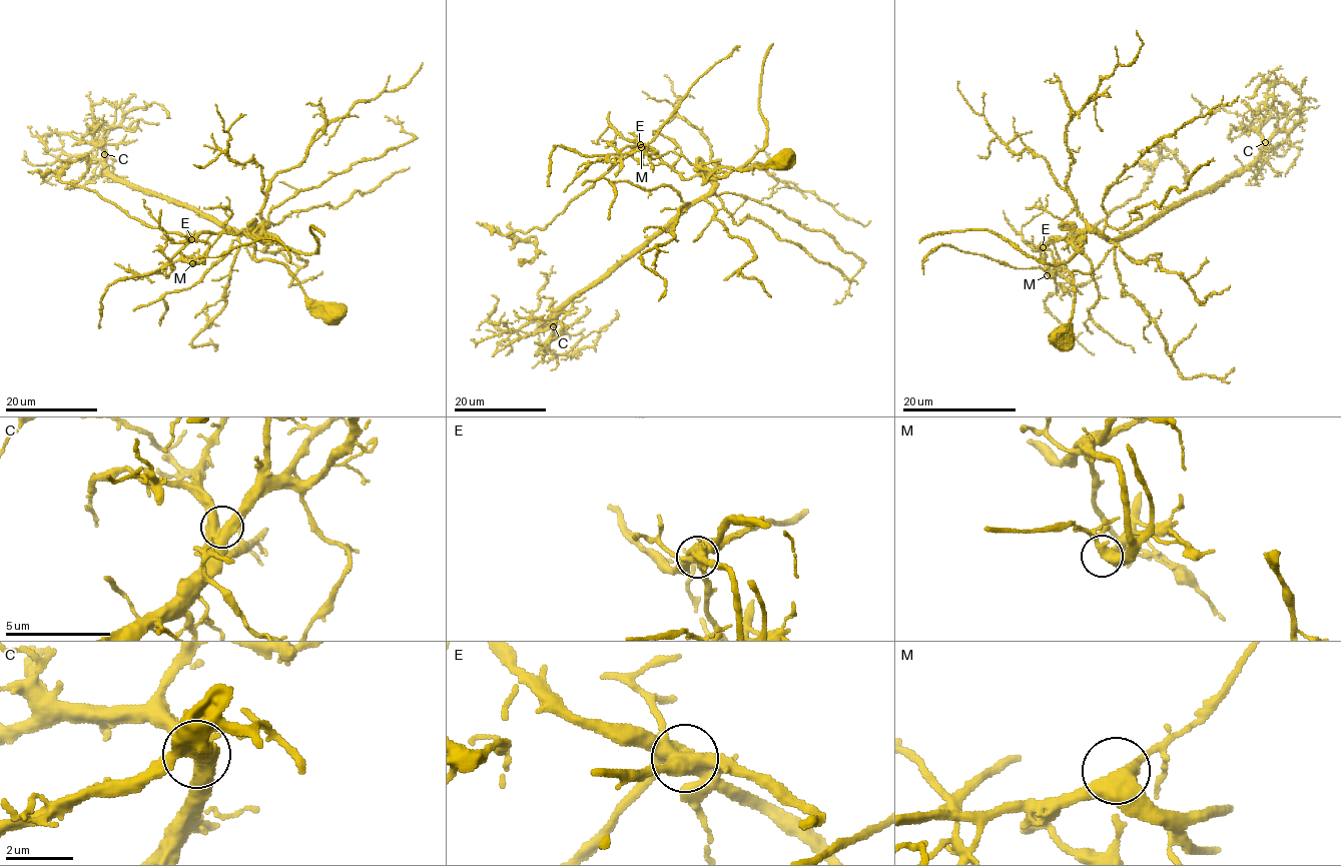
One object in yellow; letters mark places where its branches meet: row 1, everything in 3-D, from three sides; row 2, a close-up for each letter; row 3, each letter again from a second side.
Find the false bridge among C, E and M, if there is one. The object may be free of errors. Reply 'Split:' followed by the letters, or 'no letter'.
Split: E

